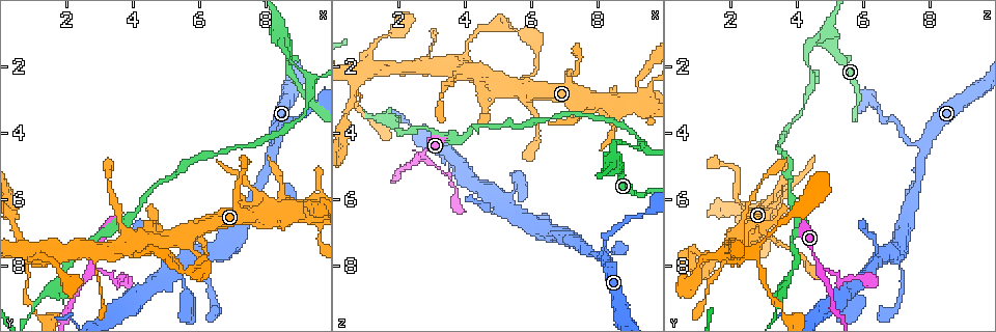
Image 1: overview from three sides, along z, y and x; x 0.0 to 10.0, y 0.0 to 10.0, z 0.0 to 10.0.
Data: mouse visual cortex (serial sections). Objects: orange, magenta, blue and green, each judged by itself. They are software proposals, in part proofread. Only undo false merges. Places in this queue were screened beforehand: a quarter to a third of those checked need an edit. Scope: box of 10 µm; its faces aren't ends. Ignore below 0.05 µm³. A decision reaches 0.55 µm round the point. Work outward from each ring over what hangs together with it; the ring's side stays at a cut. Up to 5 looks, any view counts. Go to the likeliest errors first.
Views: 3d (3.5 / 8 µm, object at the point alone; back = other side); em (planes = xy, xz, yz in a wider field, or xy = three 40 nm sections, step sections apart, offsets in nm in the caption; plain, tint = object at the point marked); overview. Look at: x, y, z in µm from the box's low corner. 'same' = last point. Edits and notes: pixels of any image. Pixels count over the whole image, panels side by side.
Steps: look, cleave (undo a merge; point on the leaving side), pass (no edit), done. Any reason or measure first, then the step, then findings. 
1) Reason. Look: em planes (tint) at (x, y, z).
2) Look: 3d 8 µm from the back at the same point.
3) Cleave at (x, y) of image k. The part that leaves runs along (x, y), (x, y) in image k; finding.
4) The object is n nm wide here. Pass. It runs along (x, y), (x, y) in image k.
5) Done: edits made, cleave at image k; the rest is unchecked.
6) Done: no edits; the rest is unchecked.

Calibre changes. Look: 3d 8 µm at (2.80, 8.20, 4.75).

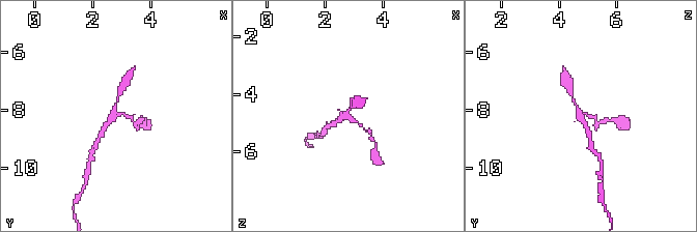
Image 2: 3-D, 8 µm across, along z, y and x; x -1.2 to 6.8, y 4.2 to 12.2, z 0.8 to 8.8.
3 arms meet here; the arms are 100, 150, 150 nm wide. Look: em xy step 1 (tint) at the same point.

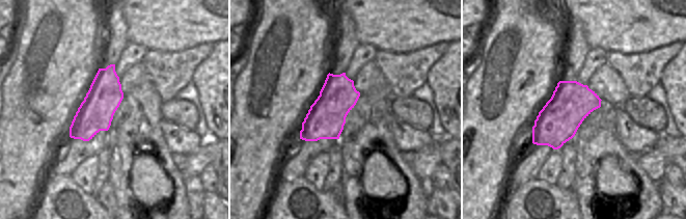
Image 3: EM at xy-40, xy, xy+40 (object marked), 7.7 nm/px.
The object is 300 nm wide here. Pass. It runs along (569, 87), (580, 114), (598, 122) in image 2; all the same cell.

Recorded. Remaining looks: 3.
Branch point. Look: 3d 3.5 µm at (8.60, 1.25, 4.90).

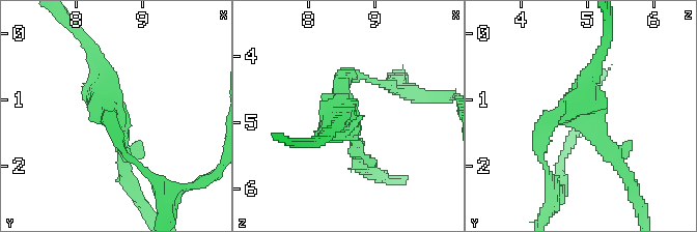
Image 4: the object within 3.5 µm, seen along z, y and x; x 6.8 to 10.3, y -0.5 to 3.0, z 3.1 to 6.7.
Need the tissue. Look: em xy step 1 (tint) at (8.65, 1.25, 4.95).

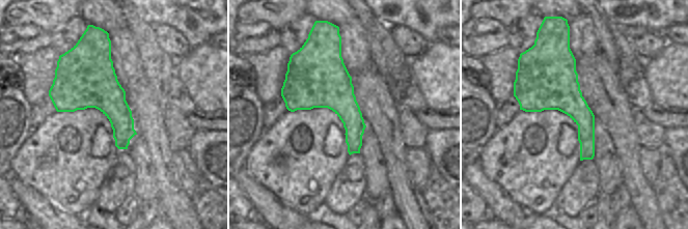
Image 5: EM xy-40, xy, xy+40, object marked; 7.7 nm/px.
Cleave at (540, 154) of image 4. The part that leaves runs along (546, 123), (540, 158), (551, 194) in image 4; two cells meet here.

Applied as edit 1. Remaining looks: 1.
Done: edits made, cleave at image 4; the rest is unchecked.

